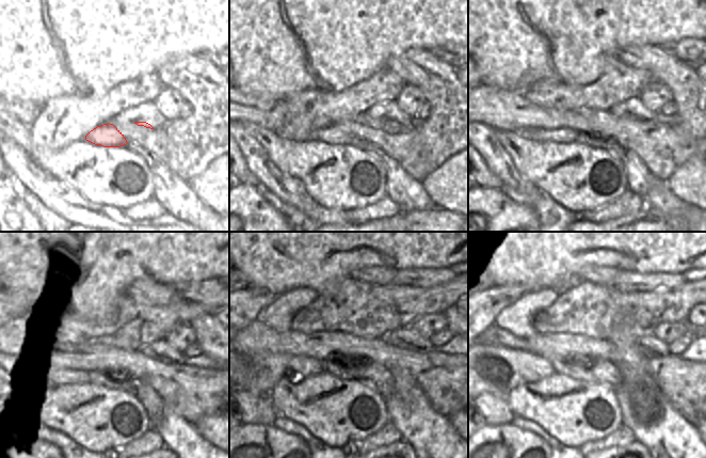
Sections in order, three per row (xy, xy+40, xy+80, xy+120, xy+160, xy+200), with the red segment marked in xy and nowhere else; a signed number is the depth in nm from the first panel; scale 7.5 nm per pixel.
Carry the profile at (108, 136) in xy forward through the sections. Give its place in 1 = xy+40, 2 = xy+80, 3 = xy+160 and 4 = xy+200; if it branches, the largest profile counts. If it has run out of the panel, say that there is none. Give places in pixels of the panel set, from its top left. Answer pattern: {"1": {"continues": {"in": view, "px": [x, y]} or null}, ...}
{"1": {"continues": {"in": "xy+40", "px": [332, 135]}}, "2": {"continues": {"in": "xy+80", "px": [561, 135]}}, "3": {"continues": {"in": "xy+160", "px": [258, 374]}}, "4": {"continues": {"in": "xy+200", "px": [495, 369]}}}

